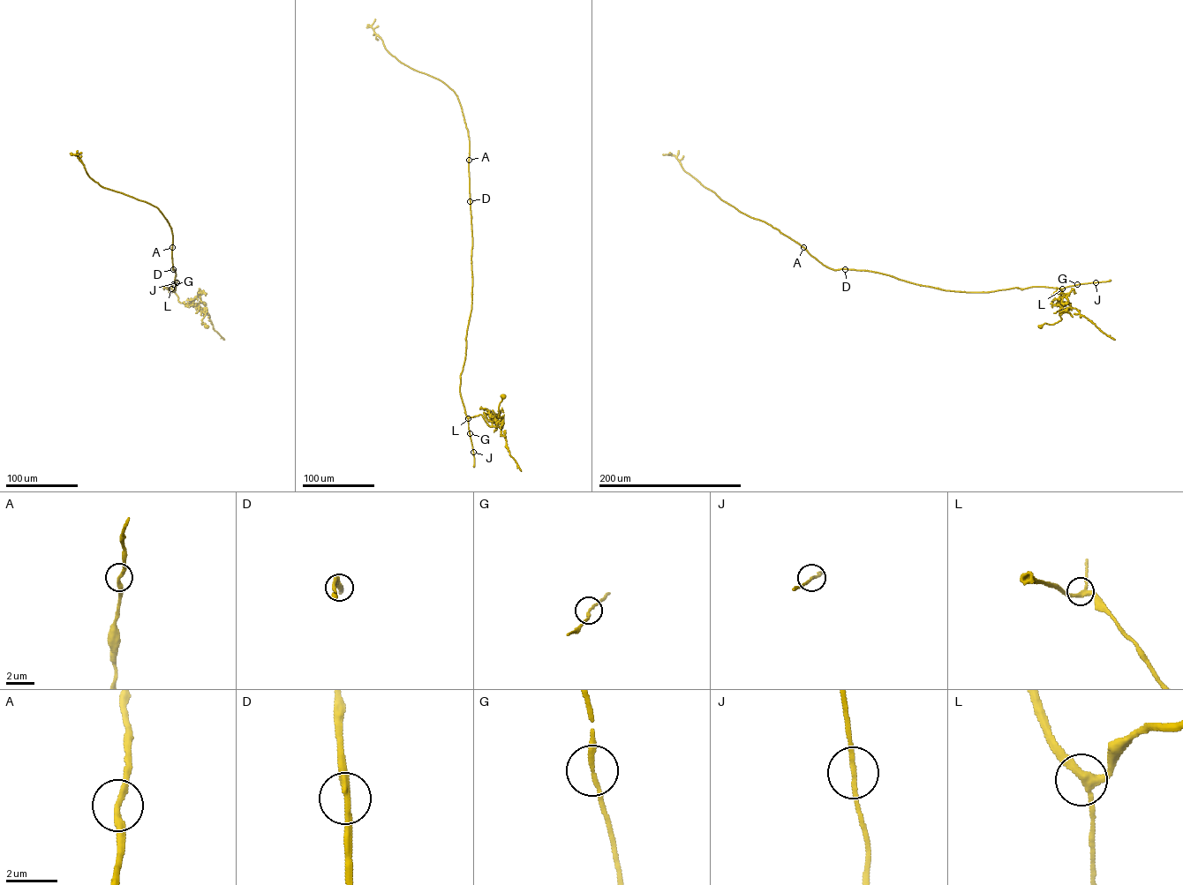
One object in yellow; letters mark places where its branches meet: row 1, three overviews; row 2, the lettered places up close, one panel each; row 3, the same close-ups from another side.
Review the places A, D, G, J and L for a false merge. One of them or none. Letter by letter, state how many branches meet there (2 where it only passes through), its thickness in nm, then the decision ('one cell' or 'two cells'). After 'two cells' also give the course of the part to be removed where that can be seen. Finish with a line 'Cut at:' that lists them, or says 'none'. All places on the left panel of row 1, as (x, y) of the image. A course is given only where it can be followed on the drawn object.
A: branches 2; calibre 240 nm; one cell
D: branches 2; calibre 280 nm; one cell
G: branches 2; calibre 170 nm; one cell
J: branches 2; calibre 160 nm; one cell
L: branches 3; calibre 280 nm; one cell
Cut at: none

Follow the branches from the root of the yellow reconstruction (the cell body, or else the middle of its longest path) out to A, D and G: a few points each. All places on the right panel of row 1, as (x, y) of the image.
A: (1040, 326), (1070, 309), (1058, 303), (1062, 288), (945, 290), (833, 270), (803, 247)
D: (1040, 326), (1060, 320), (1070, 309), (1070, 303), (1058, 303), (1062, 288), (958, 291), (845, 269)
G: (1040, 326), (1061, 320), (1060, 315), (1068, 311), (1070, 305), (1058, 303), (1061, 290), (1077, 284)

